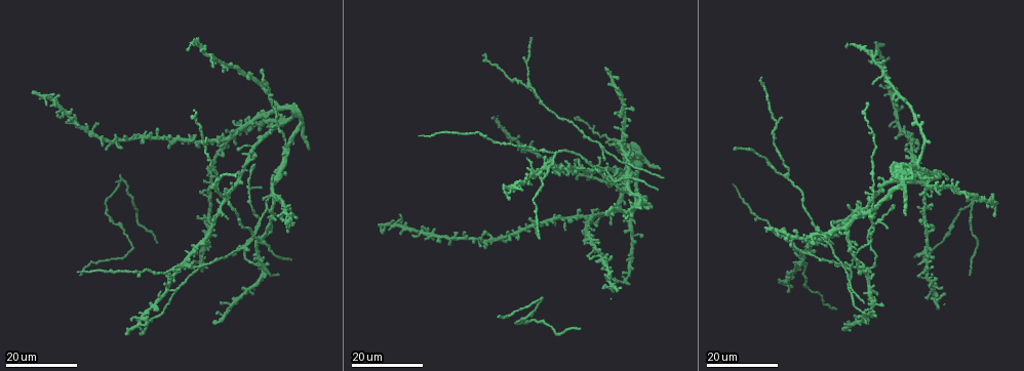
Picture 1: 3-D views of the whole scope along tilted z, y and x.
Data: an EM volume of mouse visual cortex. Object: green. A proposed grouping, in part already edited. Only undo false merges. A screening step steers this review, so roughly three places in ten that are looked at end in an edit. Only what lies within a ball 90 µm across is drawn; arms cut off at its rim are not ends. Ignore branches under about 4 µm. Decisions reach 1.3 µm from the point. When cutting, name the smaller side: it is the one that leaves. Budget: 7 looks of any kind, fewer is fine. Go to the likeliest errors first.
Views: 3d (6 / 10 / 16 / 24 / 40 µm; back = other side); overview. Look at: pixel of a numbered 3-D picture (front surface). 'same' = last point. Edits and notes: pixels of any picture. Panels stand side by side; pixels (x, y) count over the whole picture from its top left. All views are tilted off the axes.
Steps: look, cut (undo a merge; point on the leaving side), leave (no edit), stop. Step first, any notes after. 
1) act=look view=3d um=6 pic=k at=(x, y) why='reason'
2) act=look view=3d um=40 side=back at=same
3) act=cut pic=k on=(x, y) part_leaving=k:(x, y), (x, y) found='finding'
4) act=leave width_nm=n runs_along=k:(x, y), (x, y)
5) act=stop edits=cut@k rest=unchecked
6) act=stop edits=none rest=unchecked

act=look view=3d um=16 pic=1 at=(973, 201) why='three-way junction'

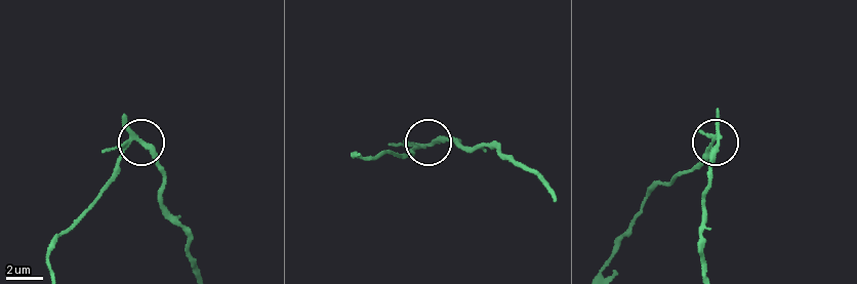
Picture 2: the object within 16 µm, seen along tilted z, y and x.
act=look view=3d um=6 pic=2 at=(716, 143) why='closer look'

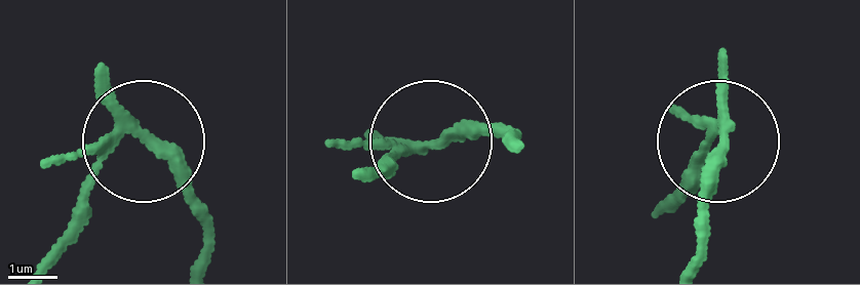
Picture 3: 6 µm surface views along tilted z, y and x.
act=cut pic=3 on=(91, 209) part_leaving=3:(113, 139), (40, 257) found='two neurons meet here'

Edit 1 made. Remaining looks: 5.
act=look view=3d um=24 pic=1 at=(231, 252) why='three-way junction'

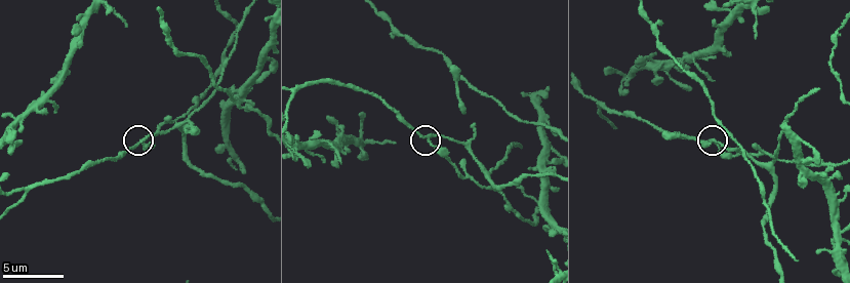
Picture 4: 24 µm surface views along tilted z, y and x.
act=look view=3d um=10 pic=4 at=(430, 139)

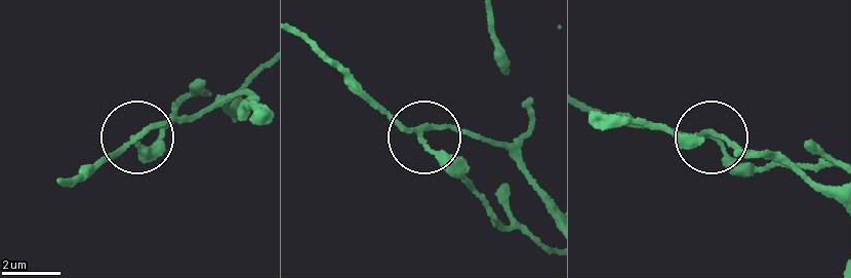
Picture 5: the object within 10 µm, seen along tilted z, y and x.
act=cut pic=5 on=(158, 148) arms=3 found='two neurons meet here'

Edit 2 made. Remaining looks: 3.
act=look view=overview why='see it whole again'

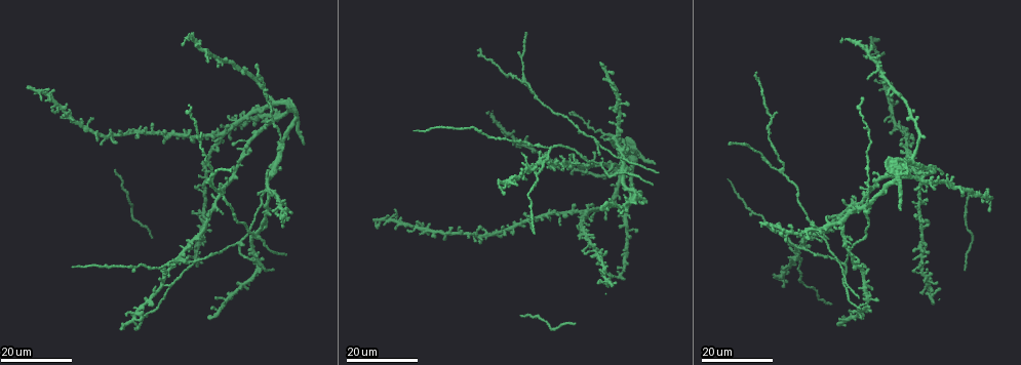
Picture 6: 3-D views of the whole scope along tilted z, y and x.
act=look view=3d um=16 pic=6 at=(781, 169) why='arms part here'

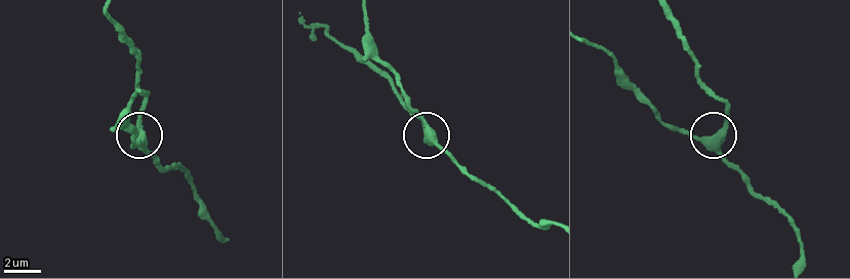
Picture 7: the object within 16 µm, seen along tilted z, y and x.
act=look view=3d um=10 pic=7 at=(708, 140) why='closer look'

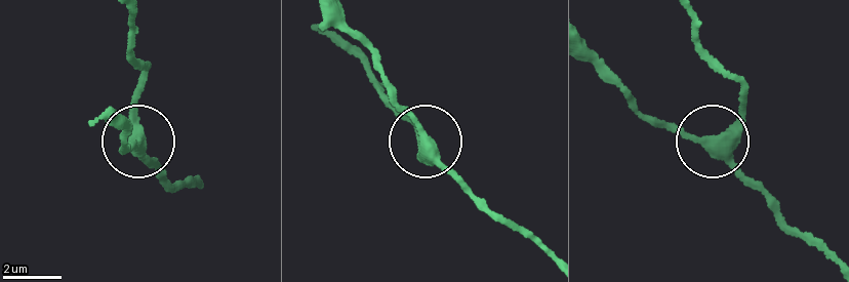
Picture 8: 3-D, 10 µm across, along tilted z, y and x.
act=leave runs_along=8:(549, 250), (515, 231), (448, 168), (389, 93) found='all the same neuron'

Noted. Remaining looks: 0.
act=stop edits=cut@3,cut@5 rest=unchecked

